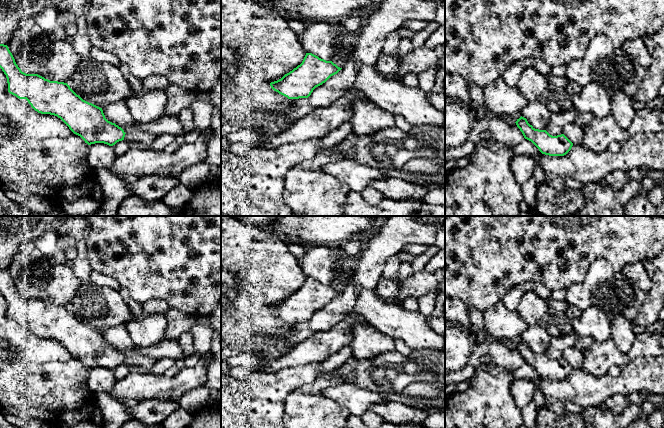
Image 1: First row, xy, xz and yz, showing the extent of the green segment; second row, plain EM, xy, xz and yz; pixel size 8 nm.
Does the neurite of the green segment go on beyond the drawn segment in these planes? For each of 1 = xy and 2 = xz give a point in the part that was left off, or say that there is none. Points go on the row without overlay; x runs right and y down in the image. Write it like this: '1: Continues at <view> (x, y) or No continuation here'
1: No continuation here
2: No continuation here

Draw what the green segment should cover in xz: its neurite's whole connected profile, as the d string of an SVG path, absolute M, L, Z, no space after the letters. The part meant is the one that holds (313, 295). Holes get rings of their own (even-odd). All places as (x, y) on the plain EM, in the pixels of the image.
M306 277L302 287L281 303L271 306L271 312L288 323L308 322L313 314L325 307L342 292L312 277Z

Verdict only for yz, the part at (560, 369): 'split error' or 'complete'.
complete

